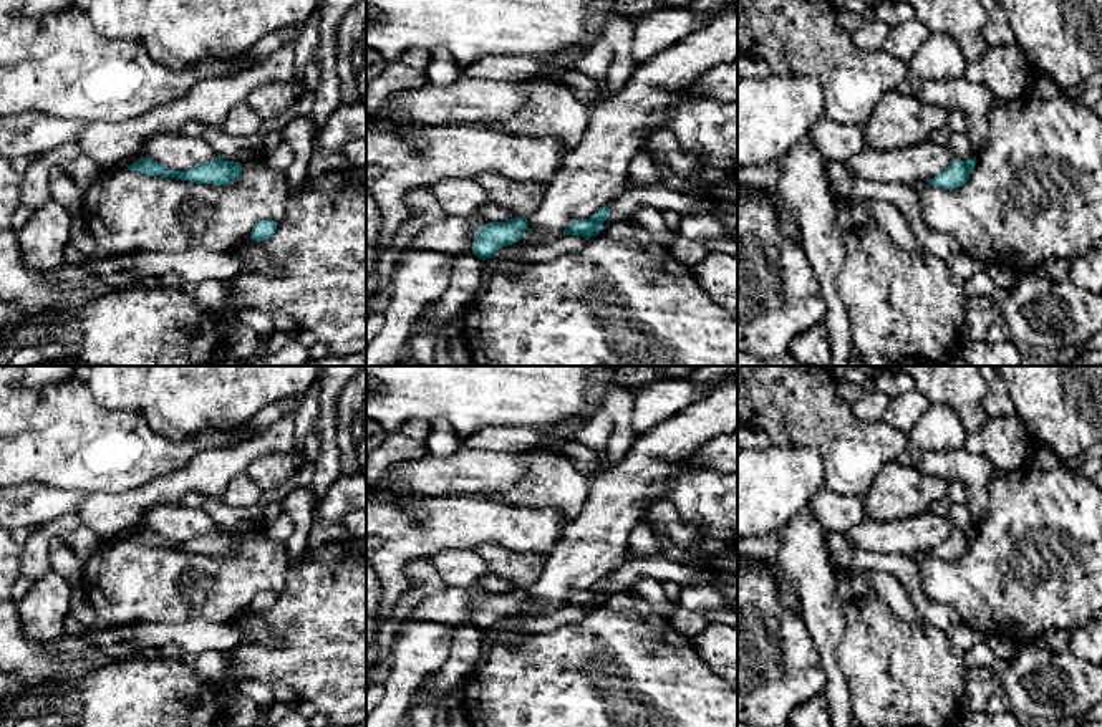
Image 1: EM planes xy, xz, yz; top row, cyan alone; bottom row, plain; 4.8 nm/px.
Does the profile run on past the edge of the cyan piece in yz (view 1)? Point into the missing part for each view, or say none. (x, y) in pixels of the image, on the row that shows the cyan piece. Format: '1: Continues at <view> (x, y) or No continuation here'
1: No continuation here

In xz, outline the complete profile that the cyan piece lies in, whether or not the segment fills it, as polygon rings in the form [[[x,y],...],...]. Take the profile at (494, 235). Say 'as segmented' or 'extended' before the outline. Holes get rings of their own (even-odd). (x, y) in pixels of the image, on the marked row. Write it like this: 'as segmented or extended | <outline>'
as segmented | [[[527,217],[489,222],[474,232],[472,253],[481,260],[491,258],[499,248],[519,242],[525,230]]]

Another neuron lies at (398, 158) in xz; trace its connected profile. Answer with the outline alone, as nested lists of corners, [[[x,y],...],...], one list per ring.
[[[366,121],[366,185],[383,215],[378,260],[391,247],[406,210],[403,197],[444,179],[497,174],[510,181],[547,184],[560,171],[567,151],[555,137],[512,136],[484,123],[403,124]]]

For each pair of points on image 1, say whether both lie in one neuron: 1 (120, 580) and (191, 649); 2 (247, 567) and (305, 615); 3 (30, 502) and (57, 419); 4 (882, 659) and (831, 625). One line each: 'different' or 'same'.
1: different
2: different
3: different
4: different

